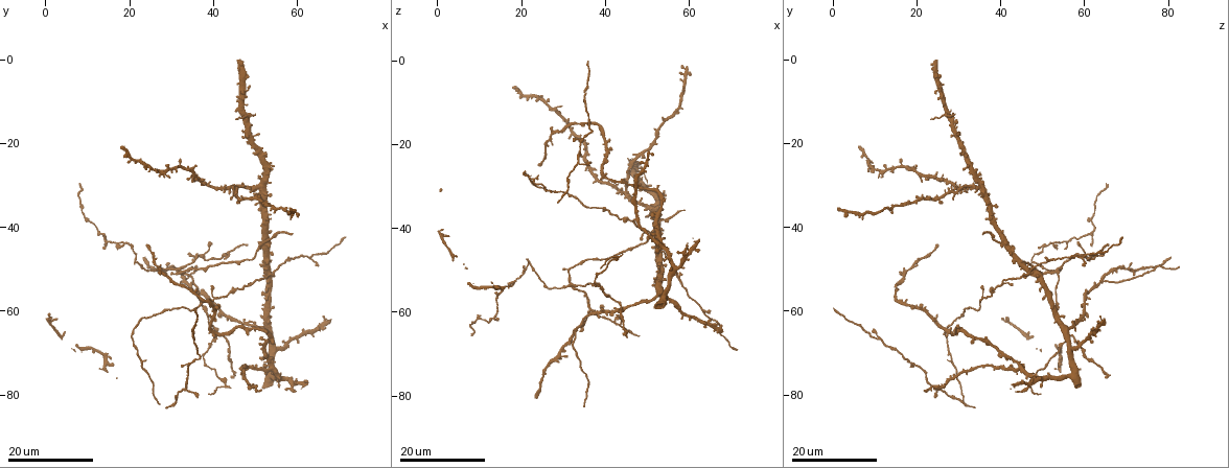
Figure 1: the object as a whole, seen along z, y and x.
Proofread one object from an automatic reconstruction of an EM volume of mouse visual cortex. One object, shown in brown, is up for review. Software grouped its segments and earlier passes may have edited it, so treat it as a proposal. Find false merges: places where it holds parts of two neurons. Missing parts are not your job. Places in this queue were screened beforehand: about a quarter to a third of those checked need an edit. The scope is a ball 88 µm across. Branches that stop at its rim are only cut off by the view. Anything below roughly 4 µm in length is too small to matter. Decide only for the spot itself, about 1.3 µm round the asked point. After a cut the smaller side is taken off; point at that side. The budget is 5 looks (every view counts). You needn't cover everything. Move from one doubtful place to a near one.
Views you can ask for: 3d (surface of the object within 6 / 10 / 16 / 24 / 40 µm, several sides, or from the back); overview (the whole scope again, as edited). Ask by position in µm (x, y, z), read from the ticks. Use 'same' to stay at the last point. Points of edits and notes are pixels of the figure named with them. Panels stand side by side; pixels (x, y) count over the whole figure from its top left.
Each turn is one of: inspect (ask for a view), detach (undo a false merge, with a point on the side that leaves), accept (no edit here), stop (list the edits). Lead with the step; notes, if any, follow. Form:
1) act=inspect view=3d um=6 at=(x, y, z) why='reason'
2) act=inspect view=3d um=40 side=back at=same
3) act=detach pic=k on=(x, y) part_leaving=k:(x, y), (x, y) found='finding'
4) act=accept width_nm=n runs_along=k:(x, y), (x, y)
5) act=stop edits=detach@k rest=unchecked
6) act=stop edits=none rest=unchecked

act=inspect view=3d um=24 at=(51.0, 44.0, 40.0) why='three arms meet'

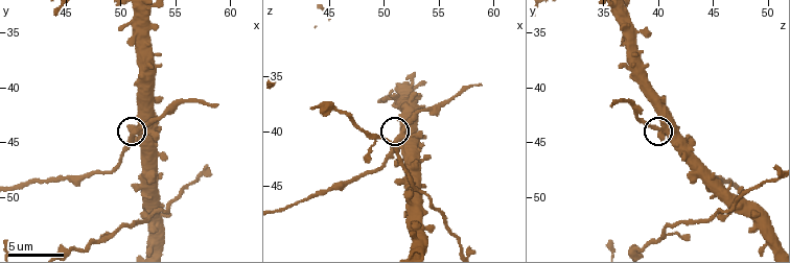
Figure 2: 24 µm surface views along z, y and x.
act=inspect view=3d um=6 at=(51.4, 44.2, 40.6) why='closer look'

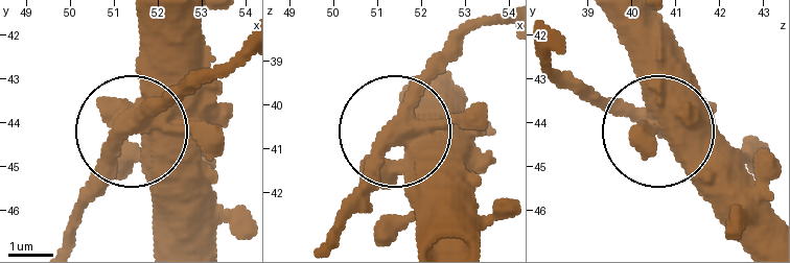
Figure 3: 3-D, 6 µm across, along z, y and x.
act=detach pic=3 on=(114, 160) part_leaving=3:(409, 136), (326, 237) found='a second neuron is stuck on'

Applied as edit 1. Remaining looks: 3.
act=inspect view=overview

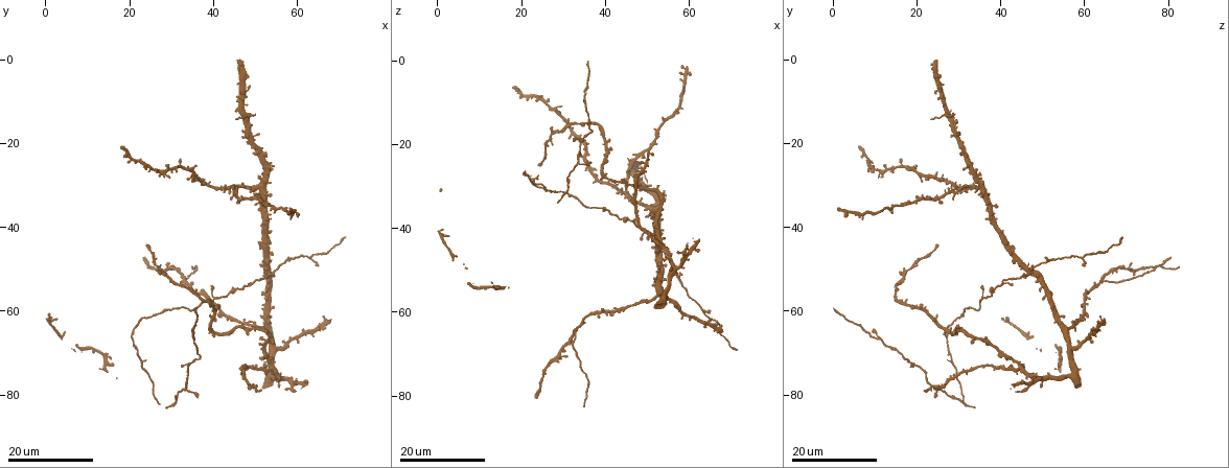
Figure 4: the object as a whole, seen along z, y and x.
act=inspect view=3d um=16 at=(54.0, 51.0, 47.0)

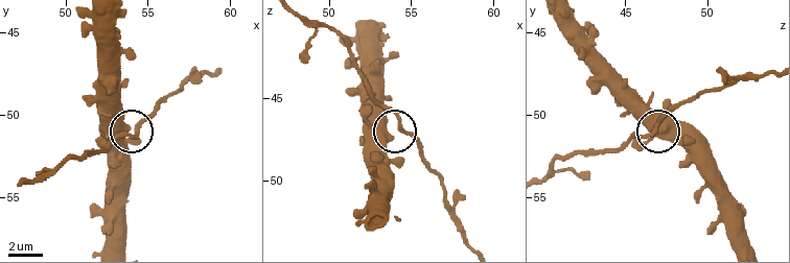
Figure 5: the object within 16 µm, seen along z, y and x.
act=inspect view=3d um=10 at=(54.4, 50.8, 46.9) why='zoom in'

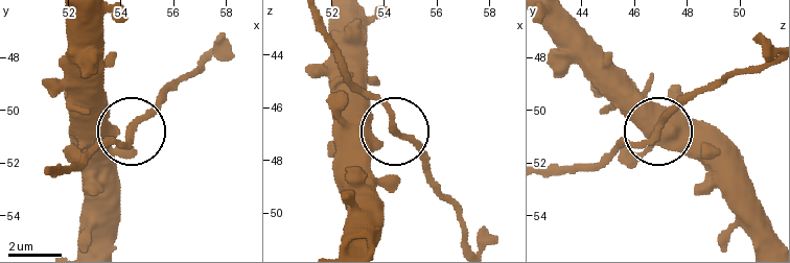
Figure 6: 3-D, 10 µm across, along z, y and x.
act=accept width_nm=200 found='all the same neuron'

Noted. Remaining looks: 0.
act=stop edits=detach@3 rest=unchecked

